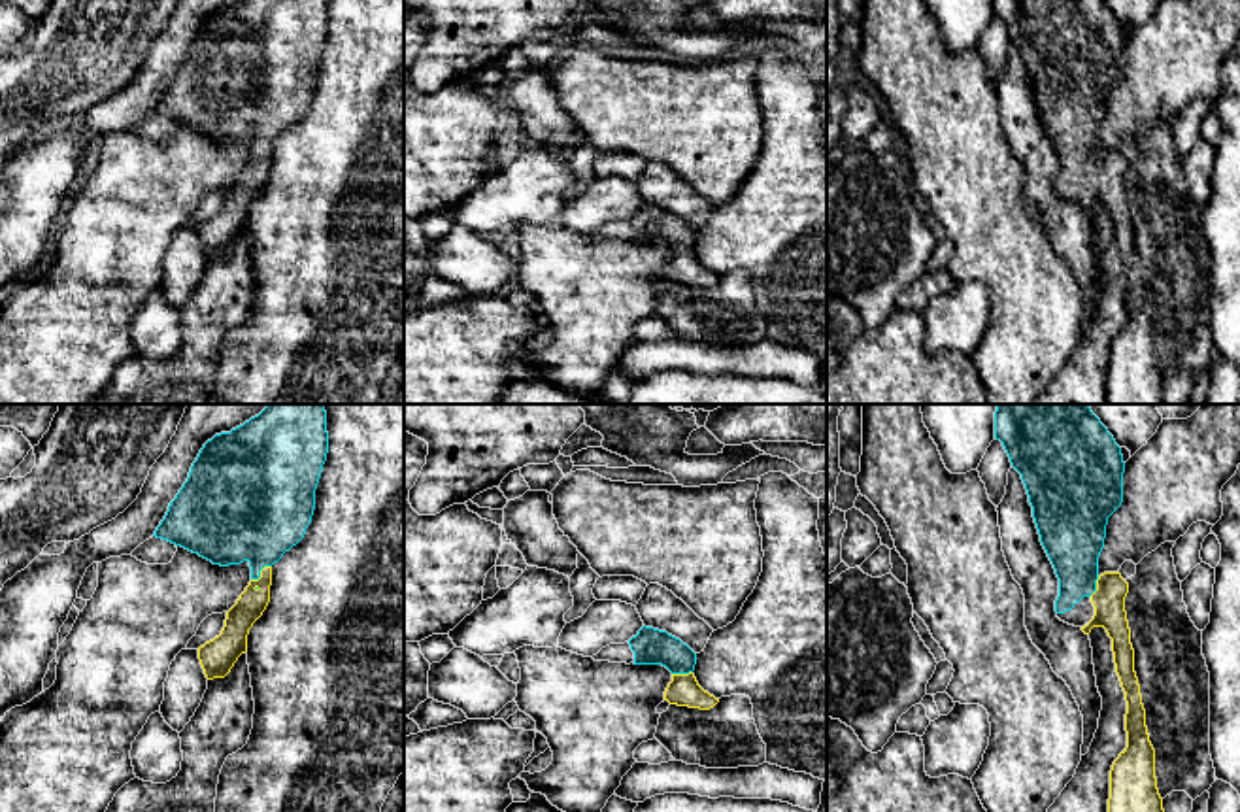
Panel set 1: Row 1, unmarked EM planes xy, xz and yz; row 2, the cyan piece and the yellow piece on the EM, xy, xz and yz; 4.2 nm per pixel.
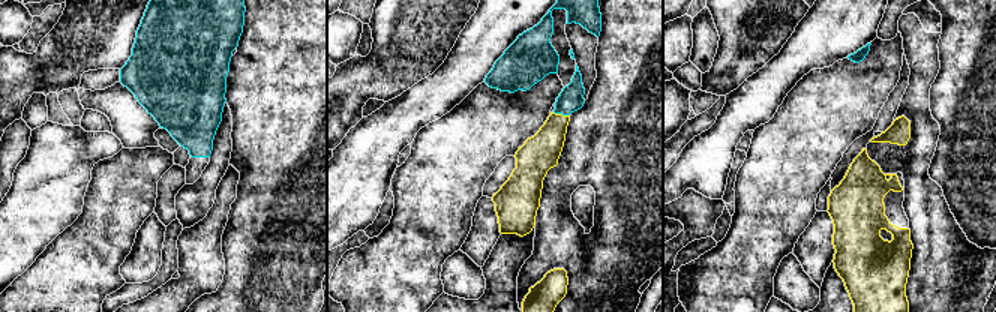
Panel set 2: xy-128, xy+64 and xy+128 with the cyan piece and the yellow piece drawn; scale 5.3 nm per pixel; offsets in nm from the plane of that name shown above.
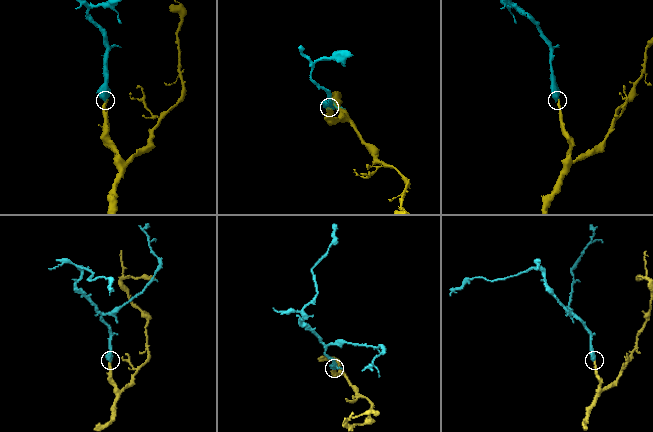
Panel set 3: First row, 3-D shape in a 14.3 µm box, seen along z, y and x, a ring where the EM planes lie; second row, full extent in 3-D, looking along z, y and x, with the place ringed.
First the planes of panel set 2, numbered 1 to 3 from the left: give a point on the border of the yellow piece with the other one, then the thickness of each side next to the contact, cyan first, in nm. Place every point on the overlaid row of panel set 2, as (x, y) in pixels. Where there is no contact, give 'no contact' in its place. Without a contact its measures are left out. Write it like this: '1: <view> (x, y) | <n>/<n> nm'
1: no contact
2: xy+64 (561, 113) | 140/200 nm
3: no contact

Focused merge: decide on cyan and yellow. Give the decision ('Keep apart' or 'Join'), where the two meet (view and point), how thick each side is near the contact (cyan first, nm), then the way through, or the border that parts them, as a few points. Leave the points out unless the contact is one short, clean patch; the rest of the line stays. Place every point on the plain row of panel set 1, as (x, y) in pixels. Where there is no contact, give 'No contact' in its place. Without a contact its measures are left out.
Join. Touches cyan at xy (259, 150). Thickness 400 nm (cyan) against 120 nm. Path across: xy (255, 91), (259, 150), (259, 167), (251, 180)

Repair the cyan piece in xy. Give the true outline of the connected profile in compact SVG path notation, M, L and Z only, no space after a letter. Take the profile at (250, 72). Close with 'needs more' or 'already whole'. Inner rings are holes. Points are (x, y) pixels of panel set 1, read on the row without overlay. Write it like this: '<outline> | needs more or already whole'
M243 0L230 9L215 11L204 21L191 43L189 55L170 79L157 104L157 115L181 123L213 142L228 144L243 138L251 144L251 159L226 189L219 213L198 225L198 236L208 257L225 255L238 234L247 228L247 211L270 179L272 142L296 123L315 87L315 66L328 30L327 0Z | needs more

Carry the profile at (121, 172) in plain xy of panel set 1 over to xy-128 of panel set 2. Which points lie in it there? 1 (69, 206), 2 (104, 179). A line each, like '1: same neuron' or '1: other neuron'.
1: other neuron
2: same neuron

